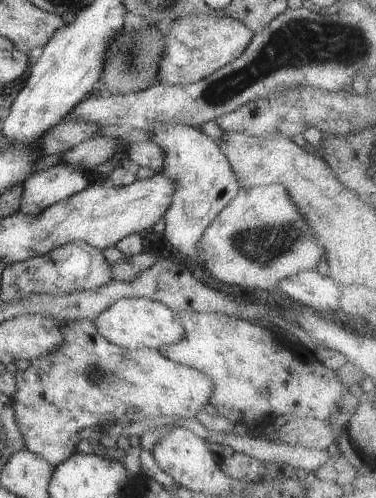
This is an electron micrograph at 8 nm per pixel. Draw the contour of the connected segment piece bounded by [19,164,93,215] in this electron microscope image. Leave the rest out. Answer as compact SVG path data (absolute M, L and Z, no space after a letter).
M57 164L47 170L34 171L23 182L20 211L35 215L45 208L84 190L93 177L74 167Z

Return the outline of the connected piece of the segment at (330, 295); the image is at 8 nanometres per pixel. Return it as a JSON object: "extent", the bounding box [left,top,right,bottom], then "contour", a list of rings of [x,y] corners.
{"extent":[277,269,340,317],"contour":[[[316,269],[296,272],[292,276],[283,278],[277,285],[280,292],[296,301],[315,308],[318,313],[330,314],[333,317],[333,313],[340,309],[340,285],[333,281],[332,276],[320,275],[320,273],[316,272]]]}

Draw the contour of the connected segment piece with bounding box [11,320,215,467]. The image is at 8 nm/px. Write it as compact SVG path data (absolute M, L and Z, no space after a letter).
M68 320L61 326L61 333L62 342L55 350L33 358L26 370L14 373L16 392L11 396L16 414L15 423L25 438L25 448L42 455L53 467L76 452L77 444L91 427L113 421L139 423L166 416L191 419L204 409L215 387L213 380L203 372L170 362L157 349L146 347L130 350L113 345L99 335L93 321Z

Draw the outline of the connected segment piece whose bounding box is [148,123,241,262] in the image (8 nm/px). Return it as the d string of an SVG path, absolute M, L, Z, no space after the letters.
M154 123L148 130L151 132L148 140L164 151L160 172L173 179L176 186L171 203L163 216L165 228L162 234L180 254L201 262L201 253L197 246L202 233L214 217L234 200L241 184L228 159L220 152L218 143L197 127Z

